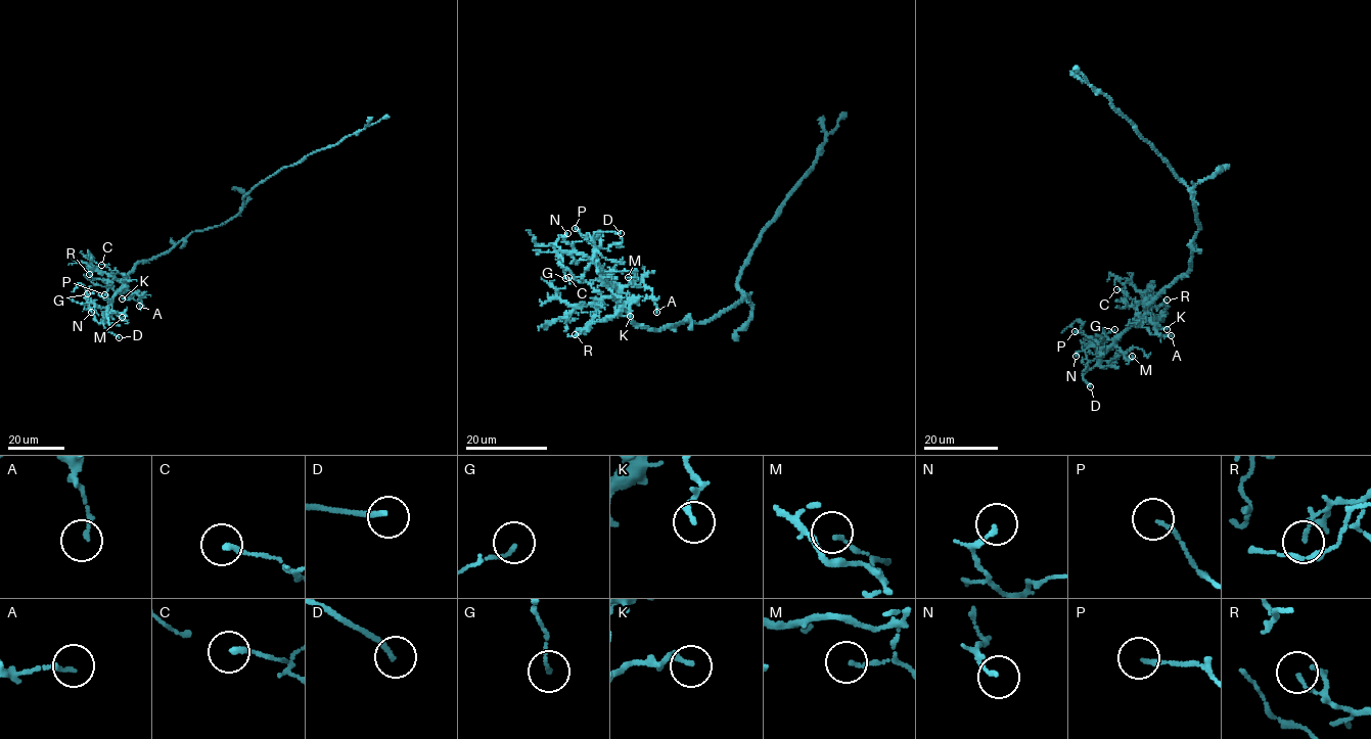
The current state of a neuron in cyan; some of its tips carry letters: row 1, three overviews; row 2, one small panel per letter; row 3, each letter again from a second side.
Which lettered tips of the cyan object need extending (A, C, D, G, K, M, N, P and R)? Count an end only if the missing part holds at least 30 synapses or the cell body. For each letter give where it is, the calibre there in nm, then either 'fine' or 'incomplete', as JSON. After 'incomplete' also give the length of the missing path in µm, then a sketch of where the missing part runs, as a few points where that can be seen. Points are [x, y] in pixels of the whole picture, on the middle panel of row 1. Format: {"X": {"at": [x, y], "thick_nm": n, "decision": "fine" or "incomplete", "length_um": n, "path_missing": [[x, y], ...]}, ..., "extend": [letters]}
{"A": {"at": [656, 312], "thick_nm": 140, "decision": "fine"}, "C": {"at": [568, 277], "thick_nm": 190, "decision": "fine"}, "D": {"at": [621, 233], "thick_nm": 190, "decision": "incomplete", "length_um": 15, "path_missing": [[621, 233], [602, 232], [588, 245]]}, "G": {"at": [565, 278], "thick_nm": 130, "decision": "fine"}, "K": {"at": [630, 316], "thick_nm": 170, "decision": "fine"}, "M": {"at": [628, 277], "thick_nm": 130, "decision": "fine"}, "N": {"at": [567, 233], "thick_nm": 130, "decision": "fine"}, "P": {"at": [575, 228], "thick_nm": 150, "decision": "fine"}, "R": {"at": [575, 334], "thick_nm": 120, "decision": "fine"}, "extend": ["D"]}

